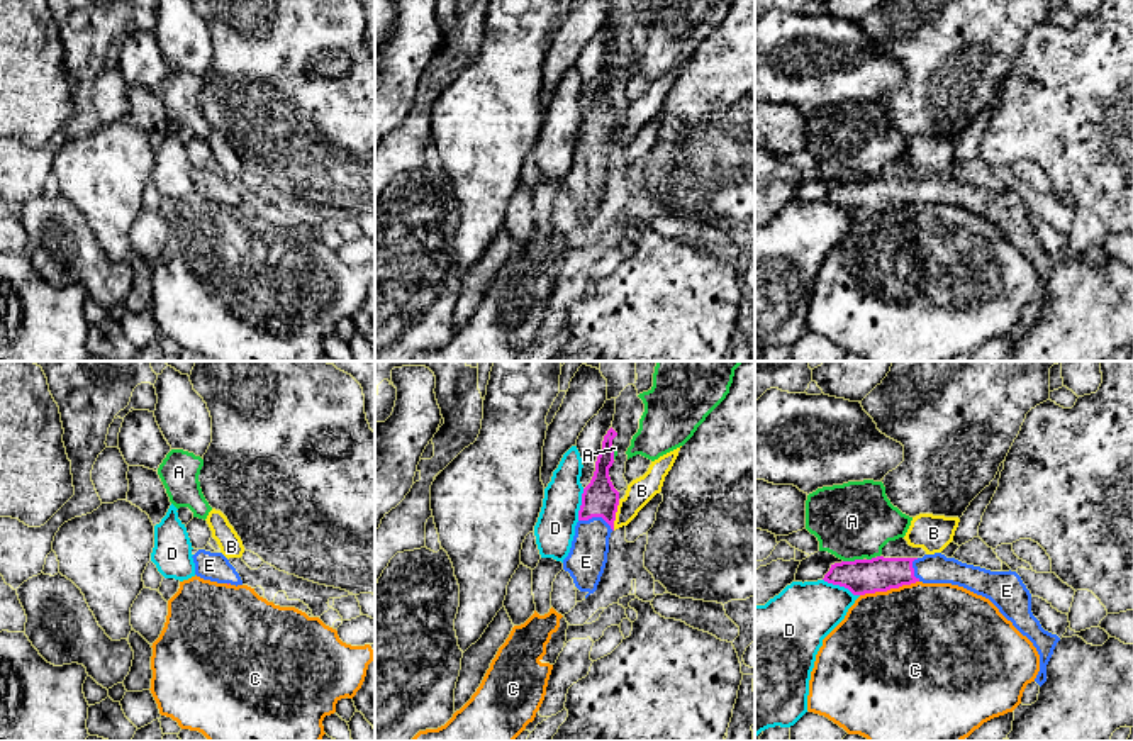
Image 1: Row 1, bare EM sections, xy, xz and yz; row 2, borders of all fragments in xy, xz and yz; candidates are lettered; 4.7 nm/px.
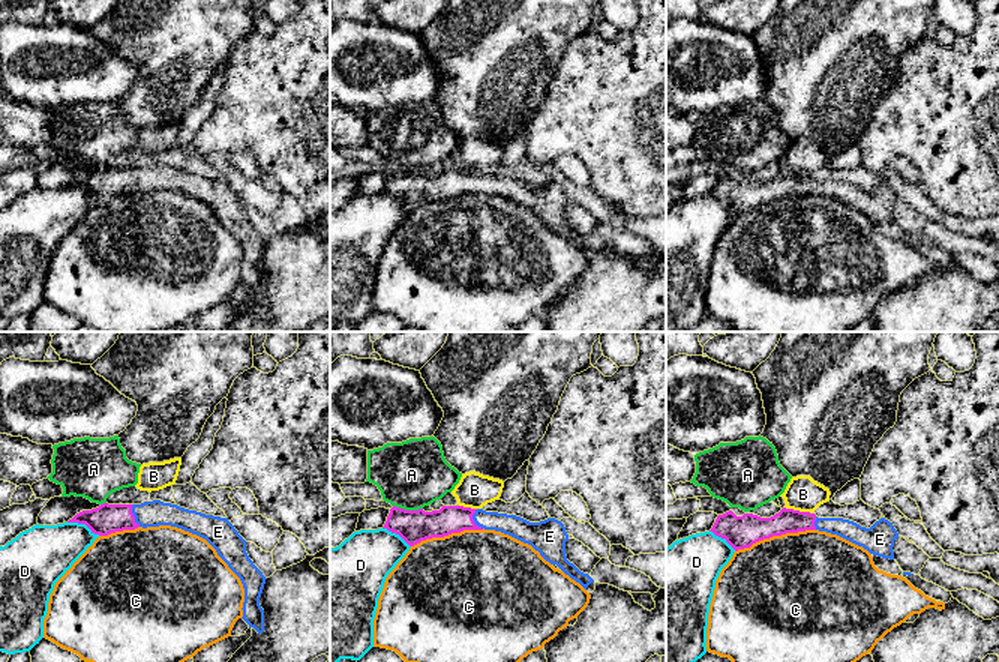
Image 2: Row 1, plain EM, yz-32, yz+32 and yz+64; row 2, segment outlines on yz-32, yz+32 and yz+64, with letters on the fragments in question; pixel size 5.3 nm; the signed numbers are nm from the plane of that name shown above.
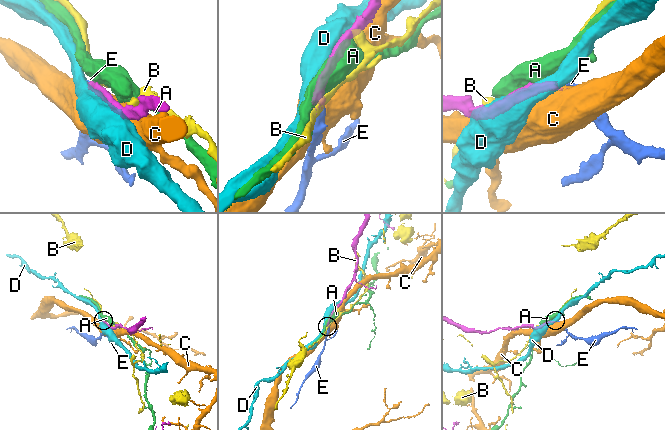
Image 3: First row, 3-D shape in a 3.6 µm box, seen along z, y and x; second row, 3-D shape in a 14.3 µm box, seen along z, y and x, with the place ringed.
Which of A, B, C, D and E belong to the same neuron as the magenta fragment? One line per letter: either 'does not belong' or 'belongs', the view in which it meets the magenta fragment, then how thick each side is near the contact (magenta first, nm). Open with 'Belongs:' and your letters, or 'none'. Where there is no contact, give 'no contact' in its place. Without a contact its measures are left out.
Belongs: E
A: does not belong; meets magenta in yz; 170 nm thick on the magenta side, 360 nm on the other
B: does not belong; meets magenta in xz; 170 nm thick on the magenta side, 120 nm on the other
C: does not belong; meets magenta in yz; 170 nm thick on the magenta side, 500 nm on the other
D: does not belong; meets magenta in yz; 170 nm thick on the magenta side, 300 nm on the other
E: belongs; meets magenta in xz; 170 nm thick on the magenta side, 190 nm on the other

